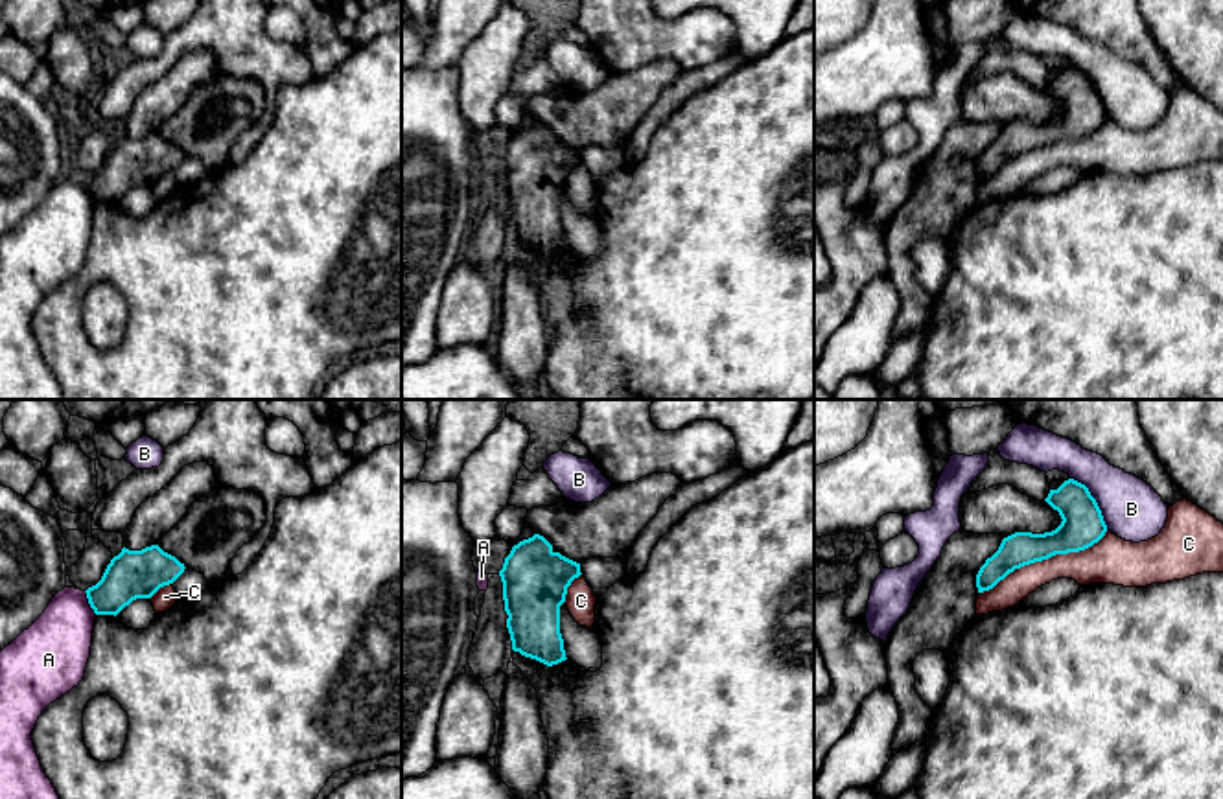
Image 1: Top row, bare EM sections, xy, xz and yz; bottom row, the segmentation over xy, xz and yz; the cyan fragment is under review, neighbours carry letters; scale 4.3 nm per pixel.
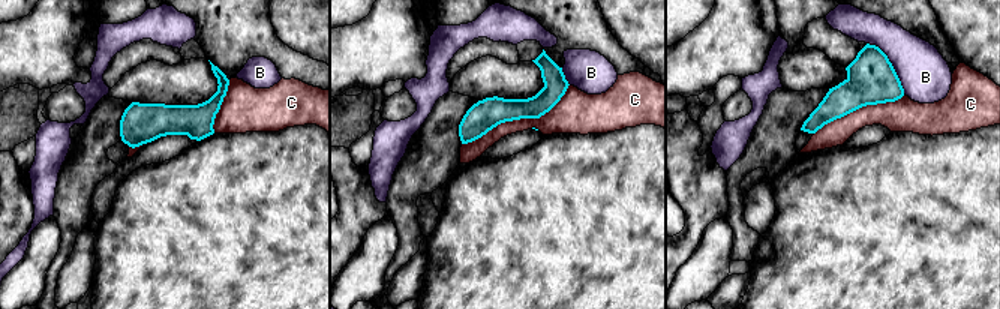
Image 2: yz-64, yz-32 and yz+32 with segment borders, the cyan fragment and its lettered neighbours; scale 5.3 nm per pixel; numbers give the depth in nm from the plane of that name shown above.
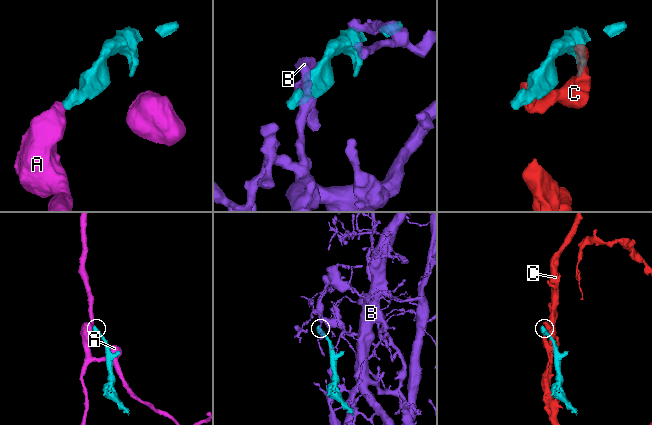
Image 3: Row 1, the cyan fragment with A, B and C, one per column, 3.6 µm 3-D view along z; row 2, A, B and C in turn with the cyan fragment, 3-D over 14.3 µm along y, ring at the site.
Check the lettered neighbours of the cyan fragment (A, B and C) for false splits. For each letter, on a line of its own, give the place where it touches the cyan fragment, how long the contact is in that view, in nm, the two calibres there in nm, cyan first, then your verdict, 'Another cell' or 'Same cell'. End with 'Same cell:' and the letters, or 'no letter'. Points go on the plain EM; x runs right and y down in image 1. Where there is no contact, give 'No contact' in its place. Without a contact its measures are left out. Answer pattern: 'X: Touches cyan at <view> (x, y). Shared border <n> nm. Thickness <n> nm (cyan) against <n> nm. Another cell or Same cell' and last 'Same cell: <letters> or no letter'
A: Touches cyan at xy (89, 190). Shared border 120 nm. Thickness 220 nm (cyan) against 300 nm. Another cell
B: Touches cyan at yz (1094, 89). Shared border 280 nm. Thickness 180 nm (cyan) against 260 nm. Another cell
C: Touches cyan at yz (1043, 146). Shared border 600 nm. Thickness 180 nm (cyan) against 180 nm. Another cell
Same cell: no letter

